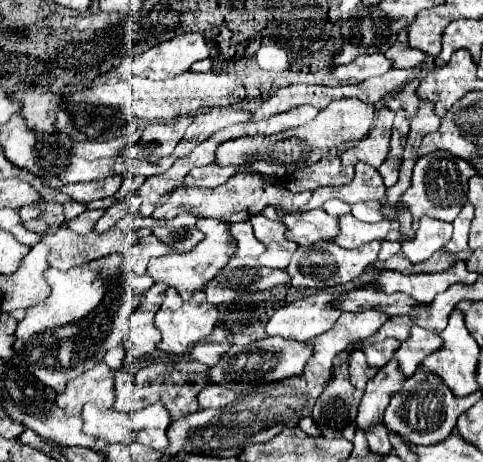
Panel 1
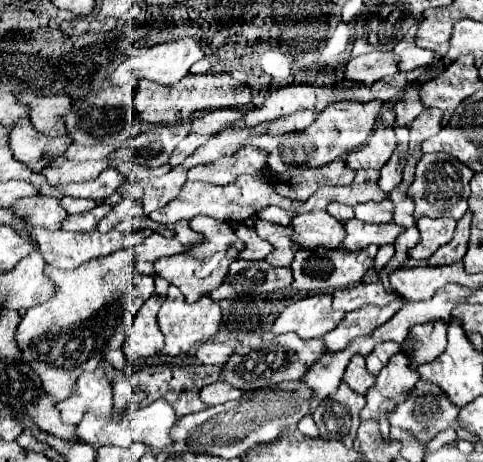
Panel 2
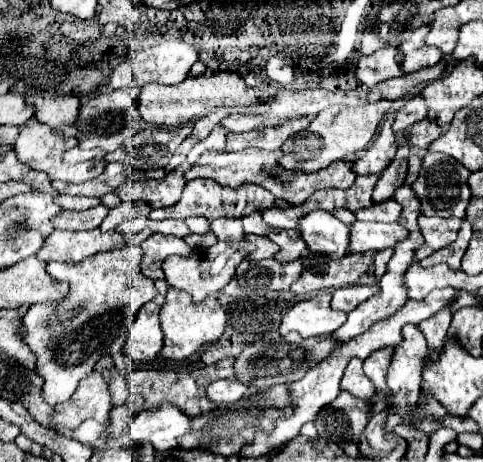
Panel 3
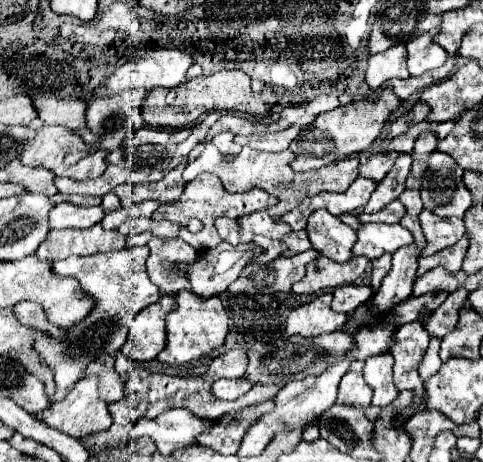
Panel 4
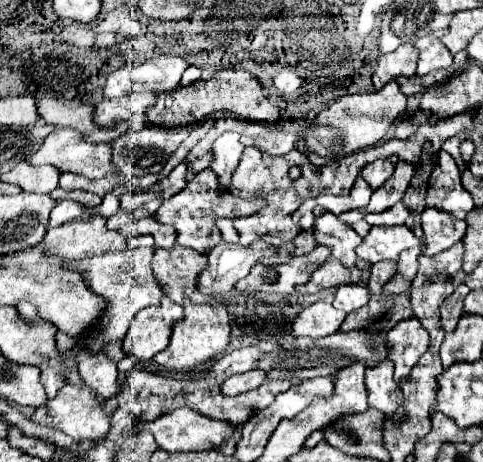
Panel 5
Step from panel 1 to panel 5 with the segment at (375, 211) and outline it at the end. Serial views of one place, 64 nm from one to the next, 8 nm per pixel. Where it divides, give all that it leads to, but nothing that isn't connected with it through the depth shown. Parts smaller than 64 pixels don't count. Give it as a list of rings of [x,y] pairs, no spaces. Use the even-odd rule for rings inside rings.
[[[398,202],[396,206],[380,212],[380,214],[368,214],[364,220],[372,226],[398,226],[398,224],[406,224],[406,218],[410,216],[408,208]]]

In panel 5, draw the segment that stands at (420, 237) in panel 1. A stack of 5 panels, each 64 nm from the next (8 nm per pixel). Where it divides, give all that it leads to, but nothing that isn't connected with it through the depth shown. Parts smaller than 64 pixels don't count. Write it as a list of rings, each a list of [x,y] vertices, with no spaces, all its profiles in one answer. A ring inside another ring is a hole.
[[[426,208],[422,212],[422,230],[426,240],[426,248],[422,252],[426,256],[436,256],[464,238],[466,222],[448,212],[440,212],[438,208]]]

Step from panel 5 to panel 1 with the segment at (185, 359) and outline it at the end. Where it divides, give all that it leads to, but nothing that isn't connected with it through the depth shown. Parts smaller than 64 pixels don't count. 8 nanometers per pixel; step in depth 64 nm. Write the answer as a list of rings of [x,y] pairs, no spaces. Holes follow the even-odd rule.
[[[170,287],[166,291],[166,298],[162,308],[156,314],[156,326],[162,332],[162,342],[160,342],[160,350],[170,352],[170,354],[184,354],[192,344],[204,340],[206,336],[210,336],[214,324],[218,322],[218,308],[214,304],[206,302],[206,294],[204,292],[196,292],[192,296],[192,300],[184,302],[177,291]]]

